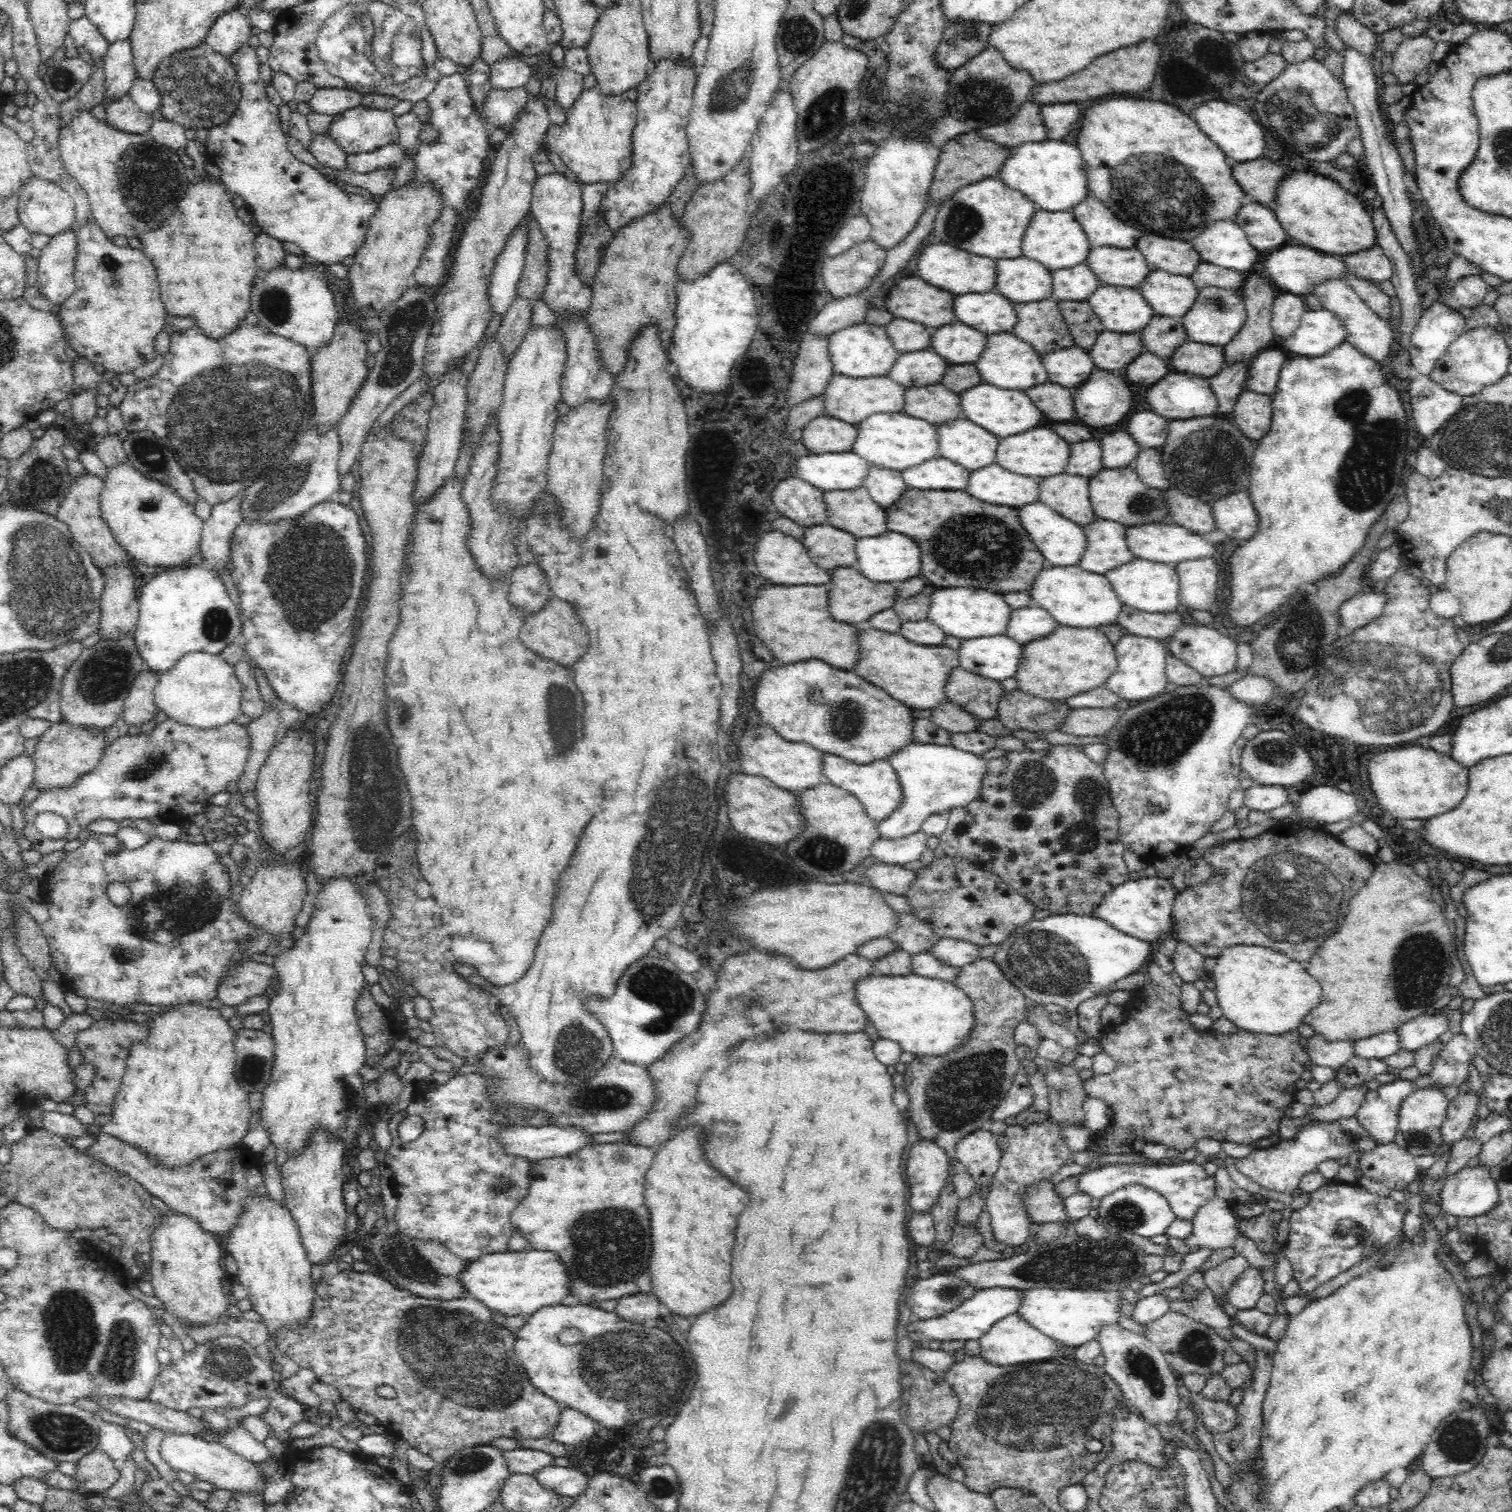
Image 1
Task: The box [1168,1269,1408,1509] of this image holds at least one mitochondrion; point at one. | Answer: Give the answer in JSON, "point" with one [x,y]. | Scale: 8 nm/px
{"point":[1199,1347]}

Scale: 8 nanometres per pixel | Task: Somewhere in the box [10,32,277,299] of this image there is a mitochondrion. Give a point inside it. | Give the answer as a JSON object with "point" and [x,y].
{"point":[200,91]}

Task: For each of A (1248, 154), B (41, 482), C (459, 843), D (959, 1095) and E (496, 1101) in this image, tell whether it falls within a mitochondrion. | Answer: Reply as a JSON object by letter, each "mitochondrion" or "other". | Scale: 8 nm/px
{"A":"other","B":"mitochondrion","C":"other","D":"mitochondrion","E":"other"}

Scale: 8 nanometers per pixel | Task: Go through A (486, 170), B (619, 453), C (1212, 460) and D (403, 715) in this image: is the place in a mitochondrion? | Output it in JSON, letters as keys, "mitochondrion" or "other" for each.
{"A":"other","B":"other","C":"mitochondrion","D":"mitochondrion"}

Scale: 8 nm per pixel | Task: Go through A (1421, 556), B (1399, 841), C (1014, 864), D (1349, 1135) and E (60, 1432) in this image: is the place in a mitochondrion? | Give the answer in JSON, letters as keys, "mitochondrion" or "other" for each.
{"A":"other","B":"other","C":"other","D":"mitochondrion","E":"mitochondrion"}

